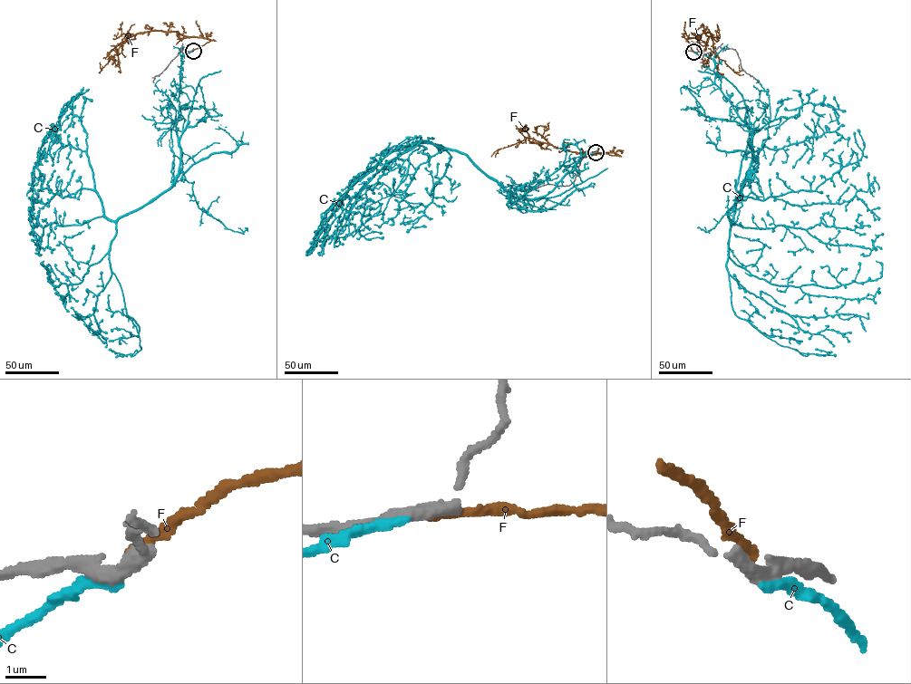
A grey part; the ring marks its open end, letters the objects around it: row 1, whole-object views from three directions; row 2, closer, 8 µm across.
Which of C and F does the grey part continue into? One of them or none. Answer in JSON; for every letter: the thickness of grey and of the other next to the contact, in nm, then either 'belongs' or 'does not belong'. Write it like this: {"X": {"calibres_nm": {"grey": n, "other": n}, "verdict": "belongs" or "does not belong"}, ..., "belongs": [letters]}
{"C": {"calibres_nm": {"grey": 320, "other": 260}, "verdict": "does not belong"}, "F": {"calibres_nm": {"grey": 320, "other": 240}, "verdict": "belongs"}, "belongs": ["F"]}

